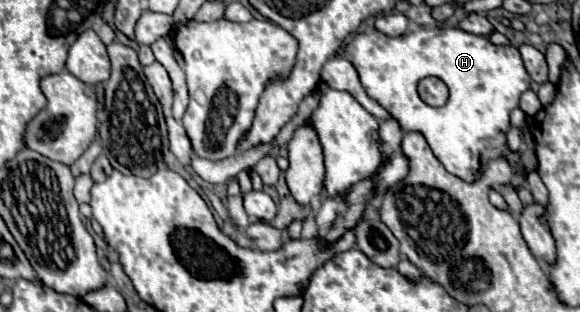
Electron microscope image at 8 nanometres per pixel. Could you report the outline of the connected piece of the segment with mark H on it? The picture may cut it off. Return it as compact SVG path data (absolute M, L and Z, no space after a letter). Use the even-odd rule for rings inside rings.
M416 27L414 31L400 37L390 37L374 29L370 33L354 35L346 45L344 55L356 67L368 97L378 101L400 123L404 131L422 133L432 153L446 167L446 171L464 181L478 179L480 169L488 159L506 153L510 111L518 107L520 95L530 89L532 81L516 47L496 47L488 41L488 37L466 33L458 27ZM428 75L436 75L448 85L450 97L444 107L430 107L420 99L416 87Z

